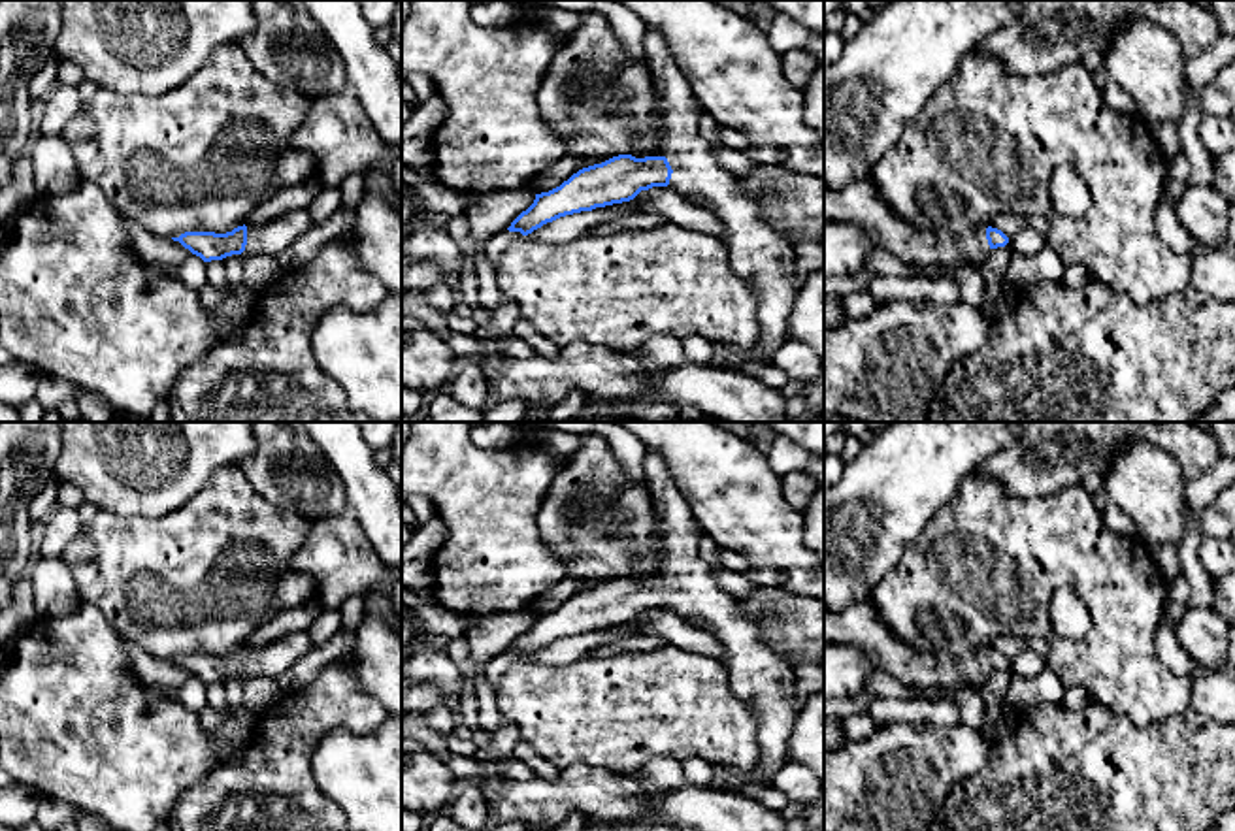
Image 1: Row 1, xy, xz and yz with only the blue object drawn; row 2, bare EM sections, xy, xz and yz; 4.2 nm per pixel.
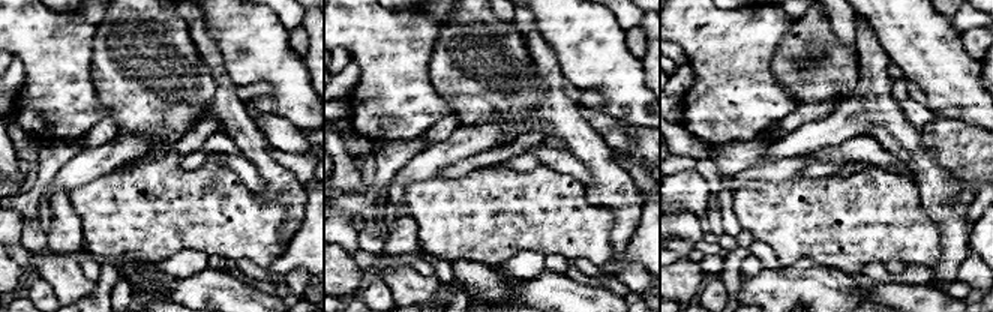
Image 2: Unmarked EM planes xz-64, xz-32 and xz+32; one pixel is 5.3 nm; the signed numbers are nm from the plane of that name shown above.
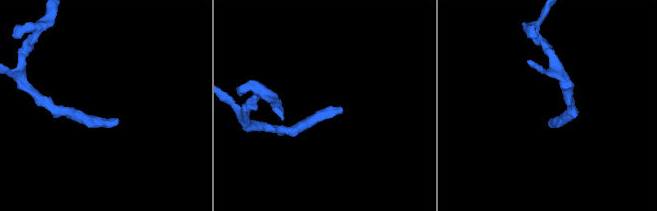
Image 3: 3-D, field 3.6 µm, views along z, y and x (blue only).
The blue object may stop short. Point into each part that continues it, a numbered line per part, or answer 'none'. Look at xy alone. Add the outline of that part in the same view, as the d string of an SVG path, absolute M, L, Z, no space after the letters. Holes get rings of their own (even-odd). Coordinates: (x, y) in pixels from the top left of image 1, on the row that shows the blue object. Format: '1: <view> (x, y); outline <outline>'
1: xy (276, 236); outline M305 209L285 213L260 226L247 226L245 251L251 254L279 256L300 236L311 228L311 219Z

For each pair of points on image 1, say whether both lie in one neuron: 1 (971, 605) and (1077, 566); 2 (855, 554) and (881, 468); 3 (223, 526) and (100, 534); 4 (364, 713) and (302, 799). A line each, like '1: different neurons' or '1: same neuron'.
1: same neuron
2: same neuron
3: same neuron
4: same neuron

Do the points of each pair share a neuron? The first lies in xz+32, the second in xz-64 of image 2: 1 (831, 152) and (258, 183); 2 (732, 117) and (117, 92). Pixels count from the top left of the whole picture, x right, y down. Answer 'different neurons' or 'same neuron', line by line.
1: same neuron
2: different neurons

